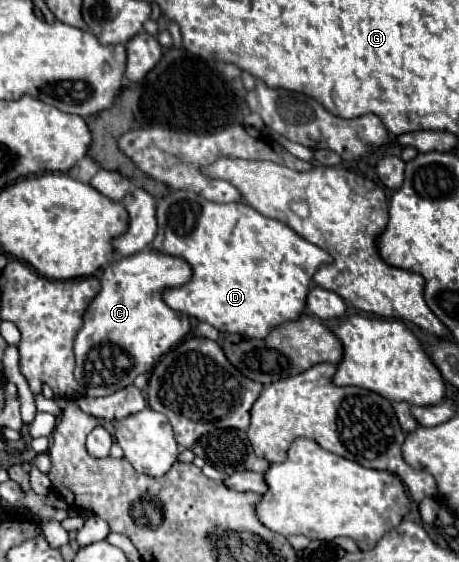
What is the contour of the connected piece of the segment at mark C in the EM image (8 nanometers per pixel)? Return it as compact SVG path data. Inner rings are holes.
M142 250L138 254L120 258L112 262L102 276L102 290L88 306L84 314L84 326L78 330L74 340L74 354L76 354L76 370L74 376L84 388L86 396L108 396L124 386L130 386L138 374L146 374L154 368L158 358L166 354L174 344L178 344L190 332L190 318L176 310L162 300L162 292L168 288L178 288L190 282L192 268L182 258L156 252L156 250Z

